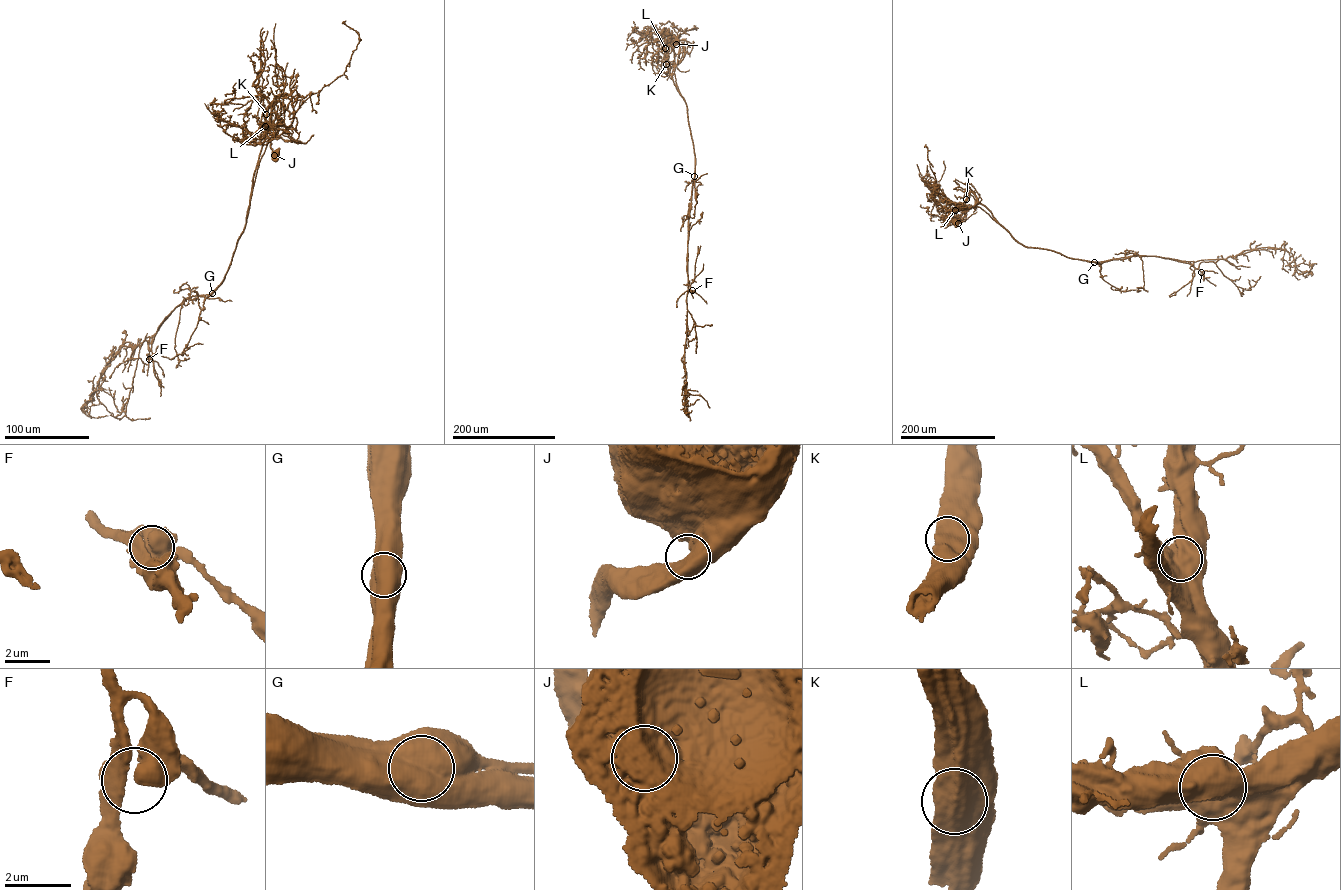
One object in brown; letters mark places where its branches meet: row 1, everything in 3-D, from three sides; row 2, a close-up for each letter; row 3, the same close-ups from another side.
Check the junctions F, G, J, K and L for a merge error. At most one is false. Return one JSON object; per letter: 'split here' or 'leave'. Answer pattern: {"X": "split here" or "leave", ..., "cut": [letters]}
{"F": "leave", "G": "split here", "J": "leave", "K": "leave", "L": "leave", "cut": ["G"]}

